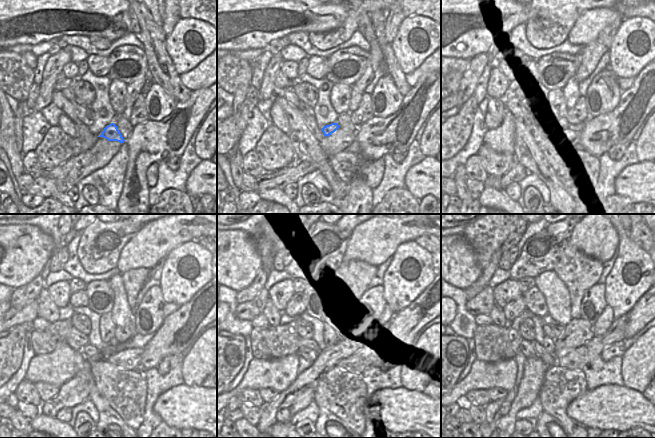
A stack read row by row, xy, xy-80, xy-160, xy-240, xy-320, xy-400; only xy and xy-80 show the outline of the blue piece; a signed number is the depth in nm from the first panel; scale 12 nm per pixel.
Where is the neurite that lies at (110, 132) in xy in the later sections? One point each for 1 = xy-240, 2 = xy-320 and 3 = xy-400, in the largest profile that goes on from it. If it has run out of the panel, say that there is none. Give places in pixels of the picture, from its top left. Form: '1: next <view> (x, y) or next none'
1: next xy-240 (89, 351)
2: next xy-320 (307, 353)
3: next xy-400 (526, 347)

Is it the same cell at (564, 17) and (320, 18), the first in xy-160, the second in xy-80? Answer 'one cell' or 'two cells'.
two cells

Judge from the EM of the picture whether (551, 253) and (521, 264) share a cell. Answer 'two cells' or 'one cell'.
one cell

